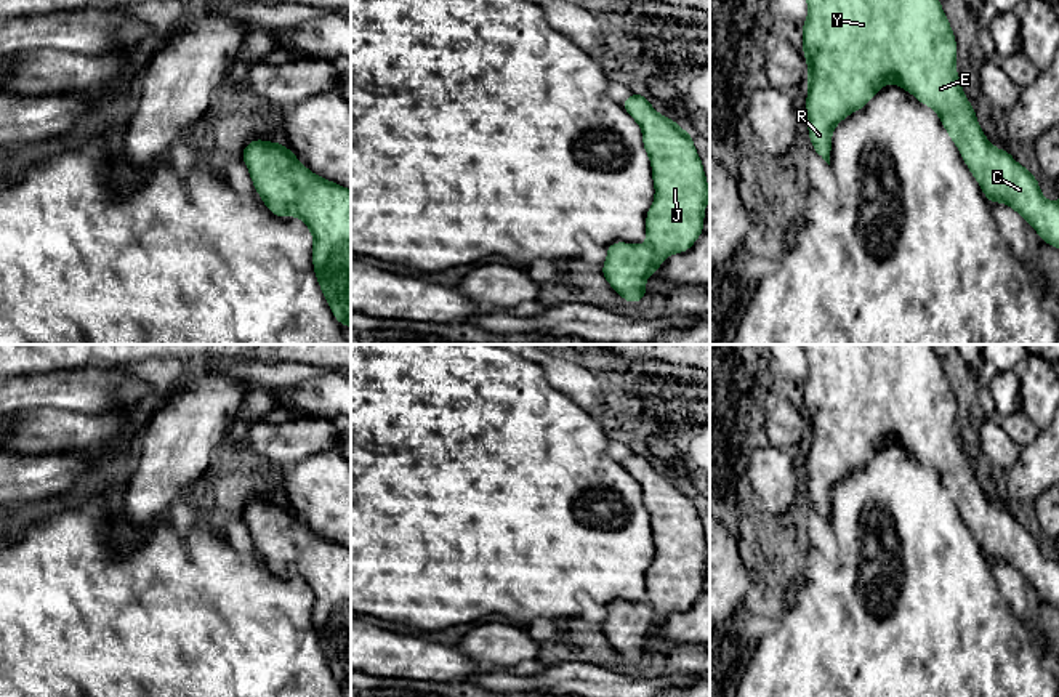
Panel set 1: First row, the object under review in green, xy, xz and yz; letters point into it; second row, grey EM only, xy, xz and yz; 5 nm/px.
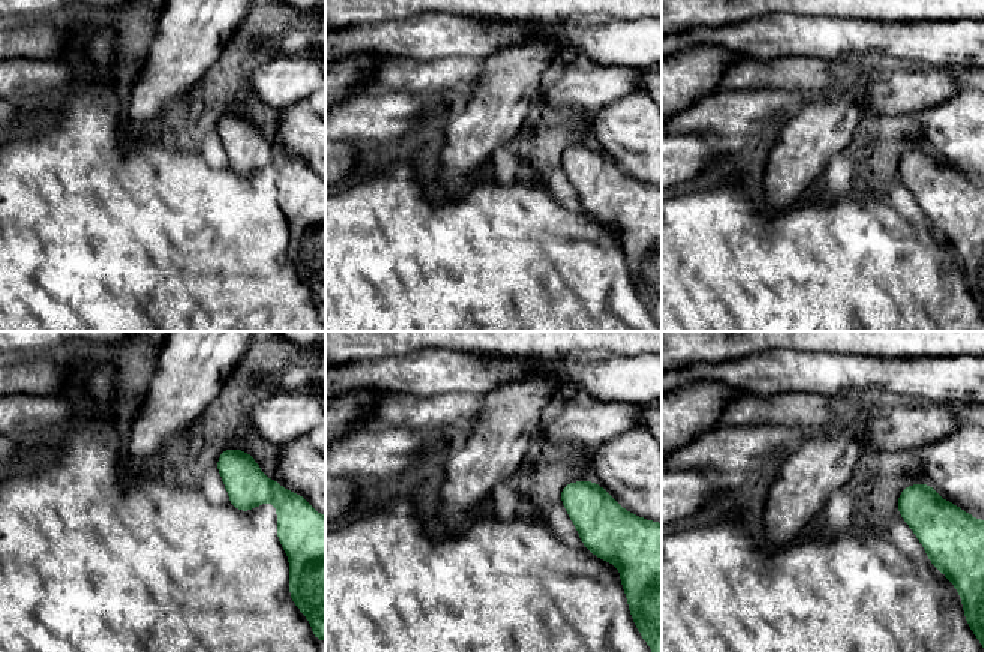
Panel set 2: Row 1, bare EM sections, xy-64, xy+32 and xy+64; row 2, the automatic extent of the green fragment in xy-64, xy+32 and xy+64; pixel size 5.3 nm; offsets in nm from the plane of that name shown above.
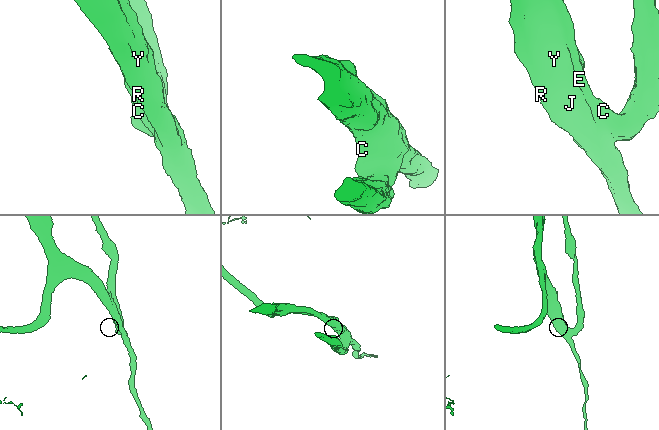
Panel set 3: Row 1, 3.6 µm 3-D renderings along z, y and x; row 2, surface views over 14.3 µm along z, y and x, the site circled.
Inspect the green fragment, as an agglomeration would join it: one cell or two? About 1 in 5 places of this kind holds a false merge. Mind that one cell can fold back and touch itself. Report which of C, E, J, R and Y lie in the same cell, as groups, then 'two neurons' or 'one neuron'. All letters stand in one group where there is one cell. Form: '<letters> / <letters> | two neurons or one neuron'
C E J R Y | one neuron

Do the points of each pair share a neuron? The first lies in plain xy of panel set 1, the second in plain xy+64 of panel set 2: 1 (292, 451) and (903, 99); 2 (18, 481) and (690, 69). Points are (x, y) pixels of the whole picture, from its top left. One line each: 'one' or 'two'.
1: one
2: two

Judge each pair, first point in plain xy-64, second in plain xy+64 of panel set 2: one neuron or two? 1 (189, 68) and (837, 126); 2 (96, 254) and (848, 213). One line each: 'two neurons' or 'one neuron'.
1: one neuron
2: one neuron

